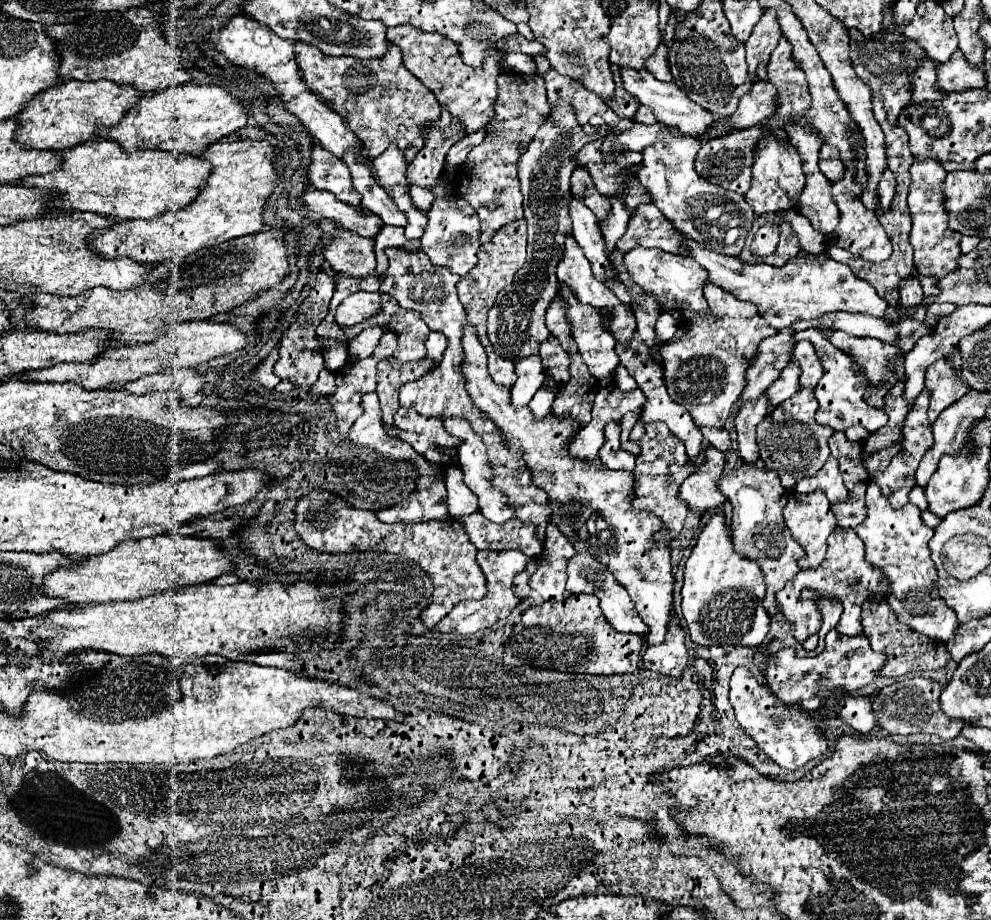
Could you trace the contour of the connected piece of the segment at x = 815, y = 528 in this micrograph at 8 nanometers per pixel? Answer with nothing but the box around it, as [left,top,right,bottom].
[783,490,837,570]

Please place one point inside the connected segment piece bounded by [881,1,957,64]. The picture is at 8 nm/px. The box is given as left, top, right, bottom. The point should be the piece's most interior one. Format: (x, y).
(931, 27)

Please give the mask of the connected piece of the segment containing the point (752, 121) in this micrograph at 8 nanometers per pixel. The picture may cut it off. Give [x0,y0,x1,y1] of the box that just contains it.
[729,82,777,128]

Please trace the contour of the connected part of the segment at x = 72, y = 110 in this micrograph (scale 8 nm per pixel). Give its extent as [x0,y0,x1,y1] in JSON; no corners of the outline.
[15,80,143,150]

